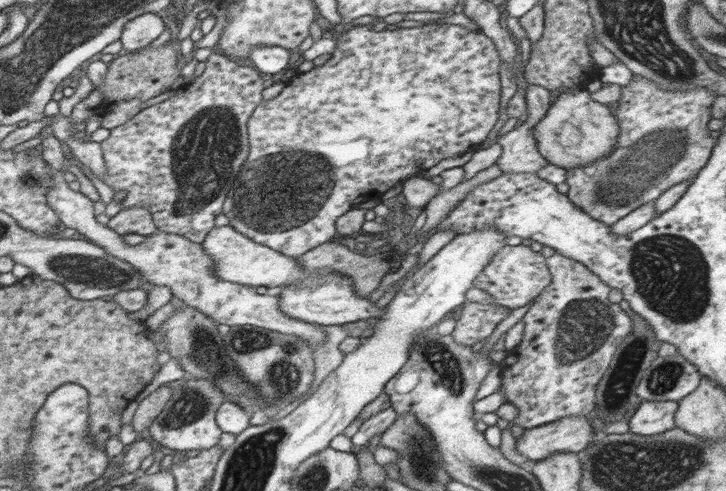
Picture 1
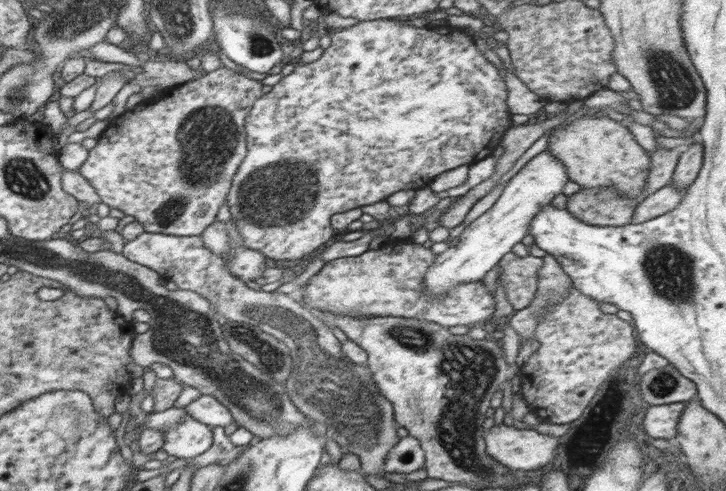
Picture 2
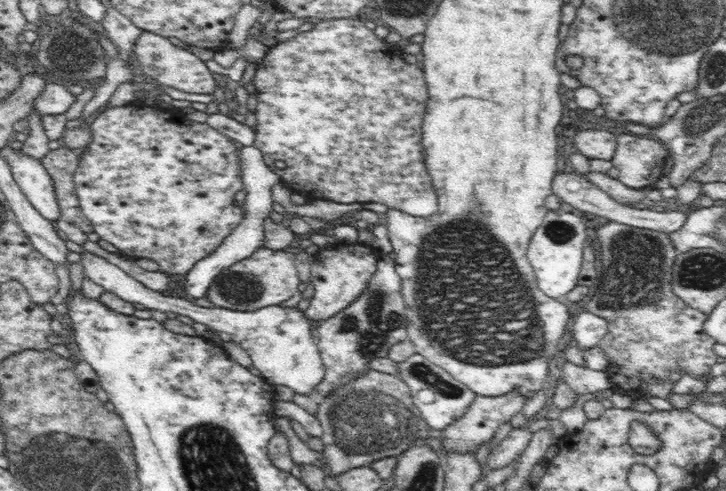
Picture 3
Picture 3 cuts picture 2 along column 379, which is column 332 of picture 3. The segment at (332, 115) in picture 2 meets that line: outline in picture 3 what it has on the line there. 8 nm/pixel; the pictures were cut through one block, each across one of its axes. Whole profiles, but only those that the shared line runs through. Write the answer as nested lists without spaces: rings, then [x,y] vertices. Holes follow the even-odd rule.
[[[327,19],[315,24],[307,32],[278,42],[269,47],[264,58],[258,62],[252,84],[255,86],[257,96],[257,109],[255,110],[256,126],[253,146],[262,152],[265,164],[281,178],[281,183],[292,192],[301,193],[307,198],[329,200],[338,204],[352,204],[355,202],[381,202],[388,208],[400,209],[412,217],[426,217],[434,214],[439,207],[437,194],[433,189],[431,177],[428,174],[424,148],[420,146],[420,124],[426,106],[426,80],[420,68],[406,64],[398,52],[376,35],[371,25],[364,24],[357,19]]]

